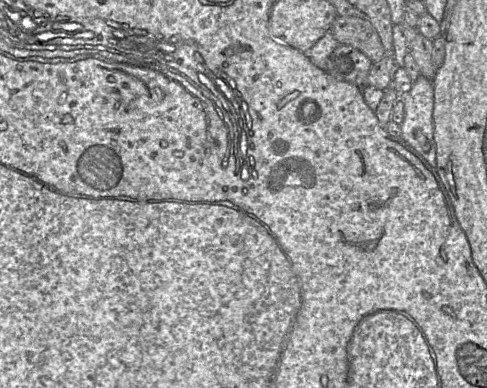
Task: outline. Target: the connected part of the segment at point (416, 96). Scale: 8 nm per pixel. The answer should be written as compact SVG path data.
M420 75L413 82L411 89L400 94L404 103L404 120L401 125L402 139L410 144L419 154L426 150L415 137L414 132L421 130L430 145L434 141L434 86L433 81Z

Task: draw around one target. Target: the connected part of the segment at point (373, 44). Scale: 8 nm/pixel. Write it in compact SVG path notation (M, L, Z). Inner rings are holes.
M337 16L329 32L333 34L339 45L349 45L360 50L373 63L386 55L376 29L365 19Z

